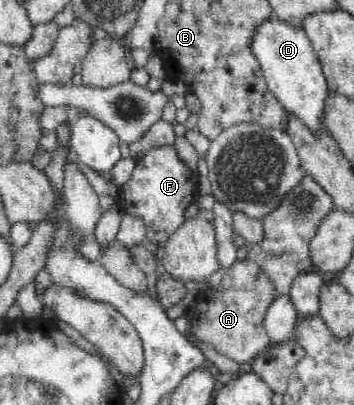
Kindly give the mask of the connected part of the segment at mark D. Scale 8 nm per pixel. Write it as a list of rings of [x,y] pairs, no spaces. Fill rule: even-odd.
[[[271,16],[257,31],[253,28],[251,51],[260,64],[269,91],[282,107],[299,118],[308,130],[317,132],[323,124],[330,92],[316,52],[302,28]]]

